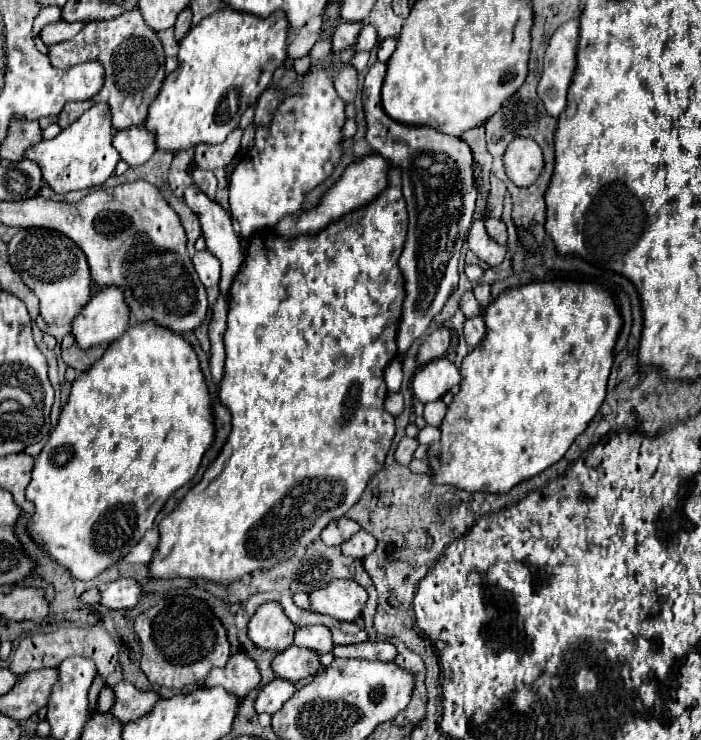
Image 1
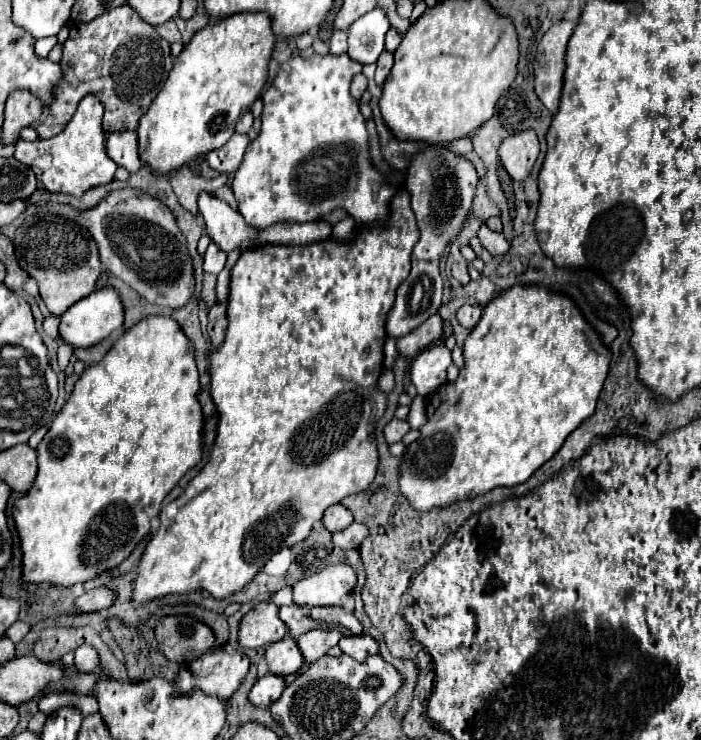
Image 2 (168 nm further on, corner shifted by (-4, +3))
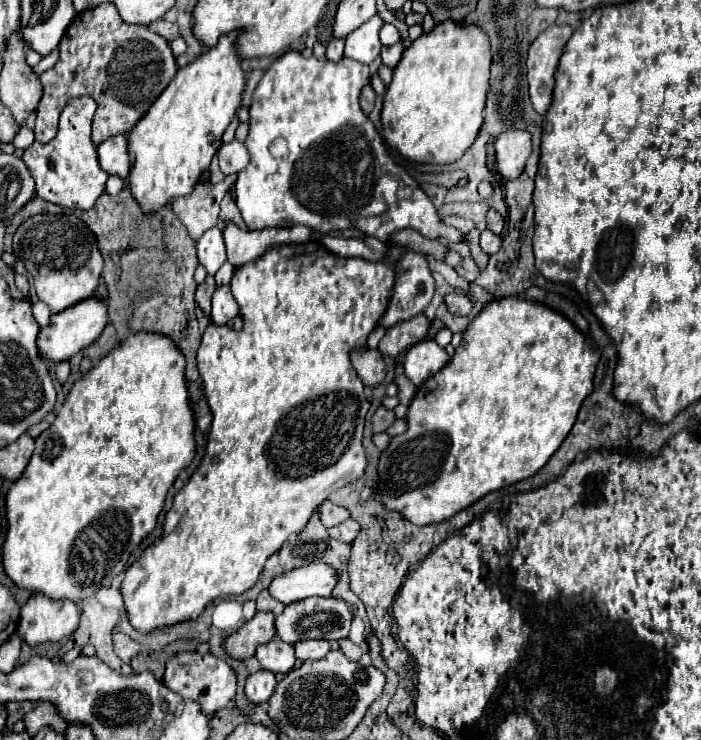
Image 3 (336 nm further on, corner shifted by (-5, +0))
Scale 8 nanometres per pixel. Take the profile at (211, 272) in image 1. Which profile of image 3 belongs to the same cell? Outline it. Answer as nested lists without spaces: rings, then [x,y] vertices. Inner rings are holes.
[[[212,227],[202,235],[202,239],[196,243],[196,253],[200,265],[208,271],[208,275],[216,275],[216,271],[226,261],[226,247],[222,239],[222,227]]]

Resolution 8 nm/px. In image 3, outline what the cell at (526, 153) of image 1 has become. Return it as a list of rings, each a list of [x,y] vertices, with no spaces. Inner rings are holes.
[[[510,129],[496,137],[496,171],[512,181],[524,171],[524,163],[532,153],[530,133]]]

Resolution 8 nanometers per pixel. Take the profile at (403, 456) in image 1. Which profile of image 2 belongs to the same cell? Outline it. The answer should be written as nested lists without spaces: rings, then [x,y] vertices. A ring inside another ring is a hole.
[[[393,418],[393,420],[385,426],[385,440],[387,440],[387,444],[401,442],[401,440],[403,440],[403,436],[405,436],[409,430],[411,430],[411,428],[409,428],[409,424],[407,424],[407,422]]]

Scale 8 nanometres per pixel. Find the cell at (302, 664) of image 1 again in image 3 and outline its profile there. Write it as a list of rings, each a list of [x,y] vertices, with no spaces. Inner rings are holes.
[[[274,637],[270,643],[258,647],[256,659],[262,663],[262,669],[272,671],[276,675],[286,675],[286,671],[292,671],[294,663],[296,663],[294,647],[290,643],[282,643],[282,639],[278,639],[278,637]]]

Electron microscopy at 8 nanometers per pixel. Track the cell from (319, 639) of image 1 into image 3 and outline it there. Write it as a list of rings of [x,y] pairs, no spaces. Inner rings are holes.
[[[308,639],[294,643],[296,659],[308,661],[308,659],[322,659],[330,651],[330,643],[324,639]]]

